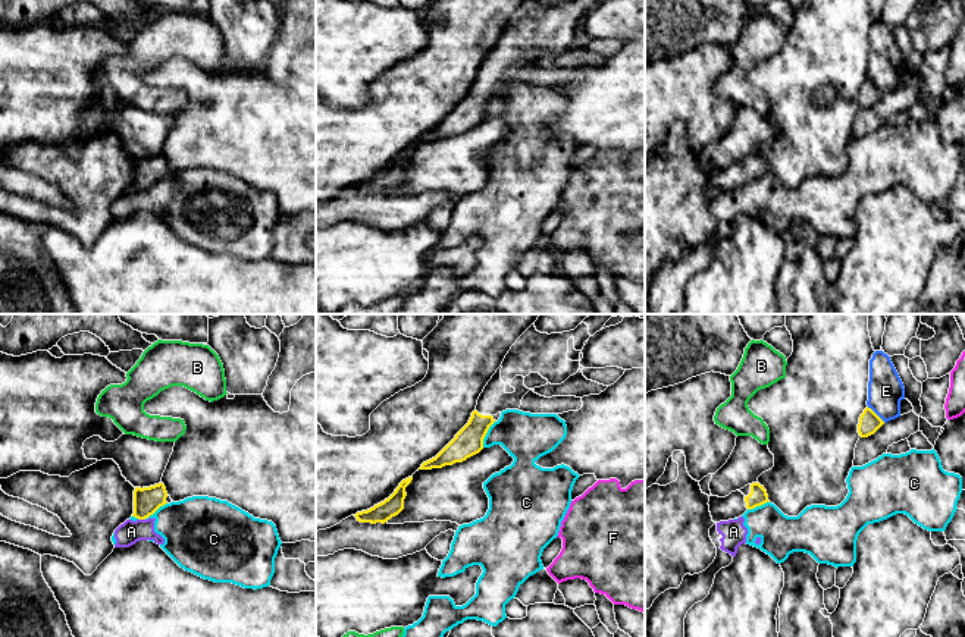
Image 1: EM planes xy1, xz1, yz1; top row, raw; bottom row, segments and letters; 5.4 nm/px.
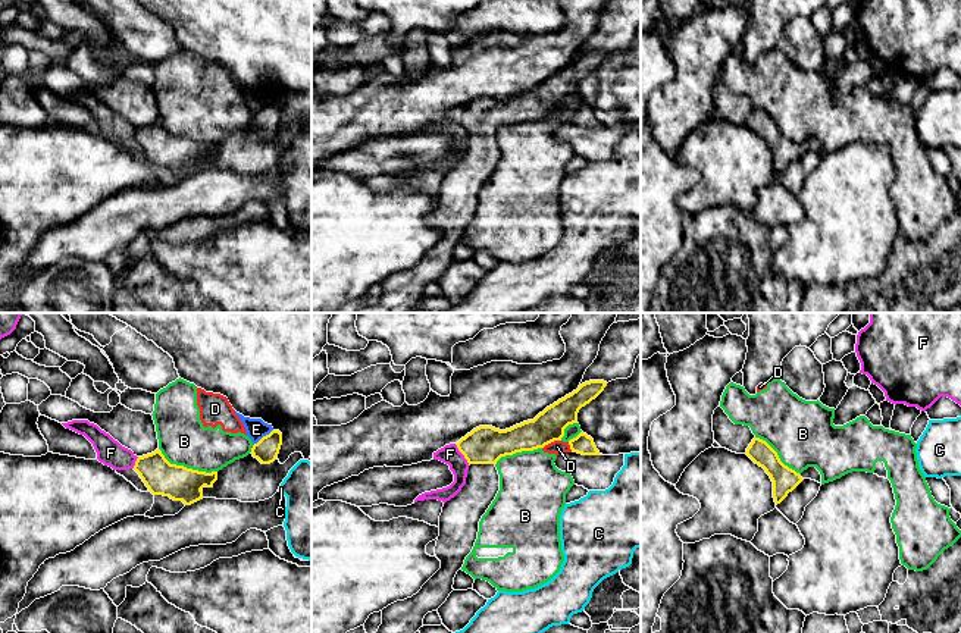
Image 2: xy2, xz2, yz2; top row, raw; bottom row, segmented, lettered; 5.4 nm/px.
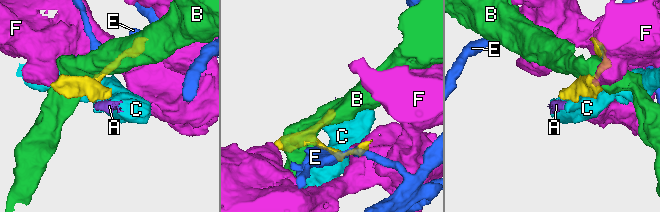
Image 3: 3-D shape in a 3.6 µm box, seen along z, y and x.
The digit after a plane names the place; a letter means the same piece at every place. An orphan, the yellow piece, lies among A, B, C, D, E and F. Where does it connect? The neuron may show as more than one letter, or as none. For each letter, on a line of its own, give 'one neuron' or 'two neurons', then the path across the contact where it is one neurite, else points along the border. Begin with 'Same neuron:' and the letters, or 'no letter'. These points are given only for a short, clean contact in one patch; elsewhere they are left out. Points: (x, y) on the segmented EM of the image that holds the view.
Same neuron: no letter
A: two neurons; border along xy1 (138, 518), (144, 520)
B: two neurons
C: two neurons; border along xz1 (495, 421), (489, 427), (482, 446)
D: two neurons; border along xz2 (560, 439), (554, 439), (542, 448)
E: two neurons
F: two neurons; border along xz2 (454, 444), (469, 464)

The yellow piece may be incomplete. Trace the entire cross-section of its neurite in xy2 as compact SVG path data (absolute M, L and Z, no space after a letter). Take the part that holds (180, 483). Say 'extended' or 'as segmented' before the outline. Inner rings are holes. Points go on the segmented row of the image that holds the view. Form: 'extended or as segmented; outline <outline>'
as segmented; outline M162 451L138 457L134 470L153 495L169 496L191 505L203 499L203 488L213 488L217 471L206 473L170 464Z

